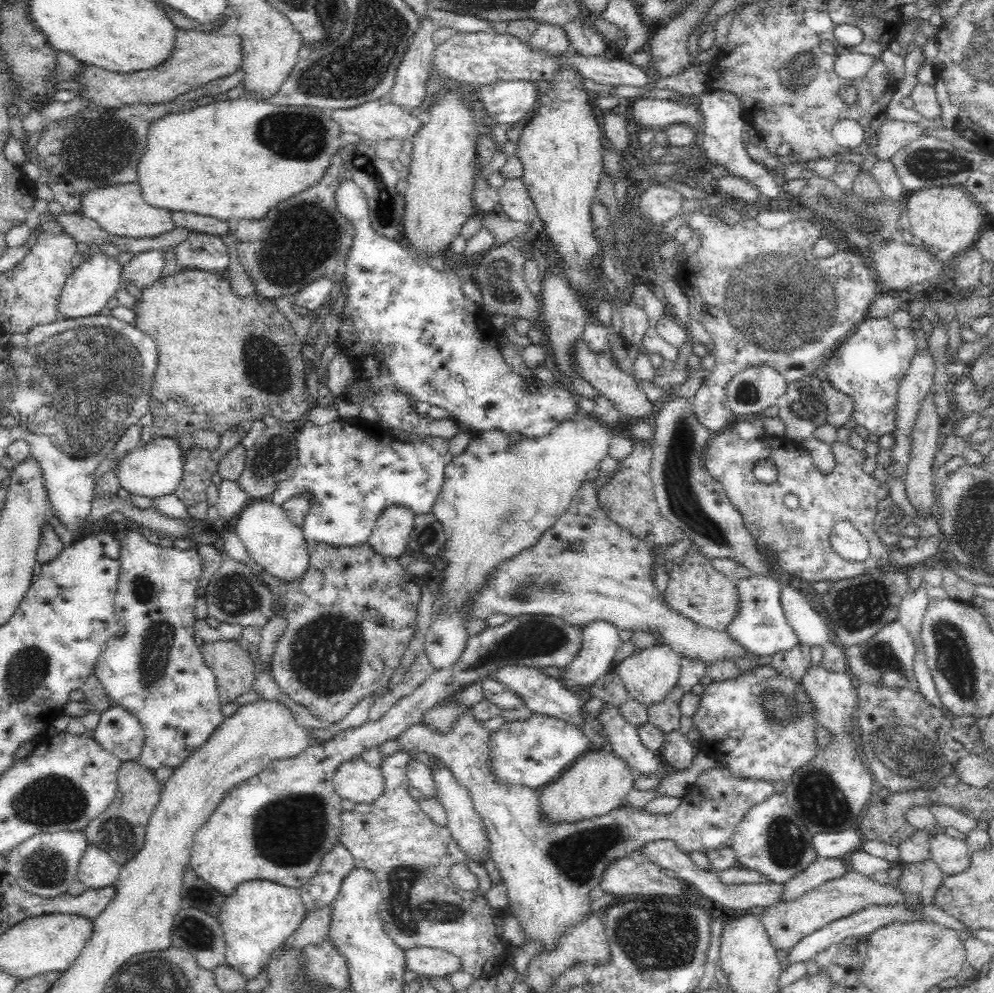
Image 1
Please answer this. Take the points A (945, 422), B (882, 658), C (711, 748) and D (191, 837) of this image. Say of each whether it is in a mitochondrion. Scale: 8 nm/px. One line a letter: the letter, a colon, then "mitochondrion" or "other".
A: other
B: mitochondrion
C: other
D: other

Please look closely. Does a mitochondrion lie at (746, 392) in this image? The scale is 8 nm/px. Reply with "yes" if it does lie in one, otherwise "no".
yes

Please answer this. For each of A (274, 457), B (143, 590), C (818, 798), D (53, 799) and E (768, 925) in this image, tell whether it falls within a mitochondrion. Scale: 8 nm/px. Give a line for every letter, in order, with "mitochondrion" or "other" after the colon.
A: mitochondrion
B: mitochondrion
C: mitochondrion
D: mitochondrion
E: other

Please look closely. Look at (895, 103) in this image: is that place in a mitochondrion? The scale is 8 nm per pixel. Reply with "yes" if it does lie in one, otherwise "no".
no

